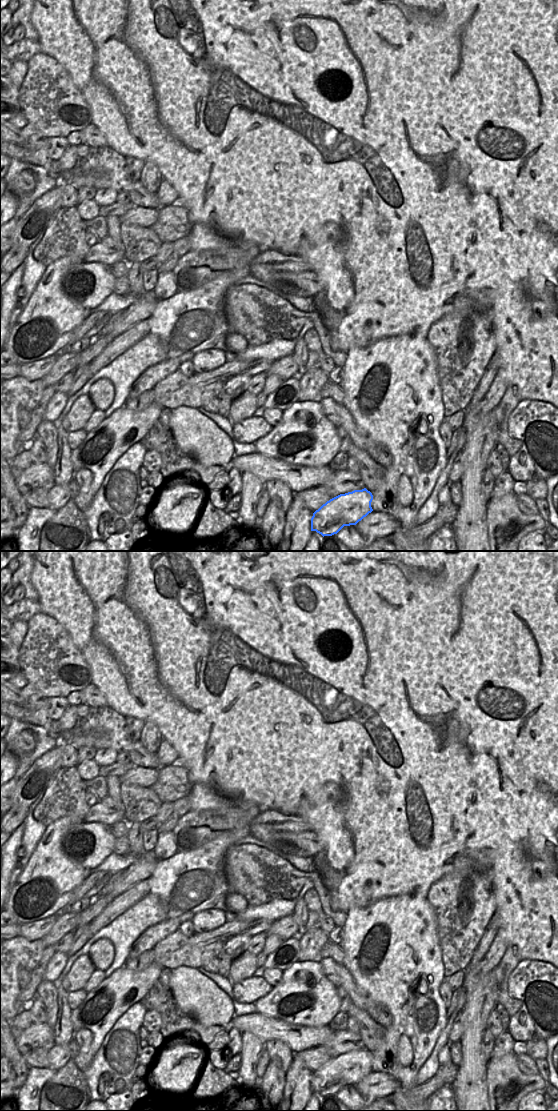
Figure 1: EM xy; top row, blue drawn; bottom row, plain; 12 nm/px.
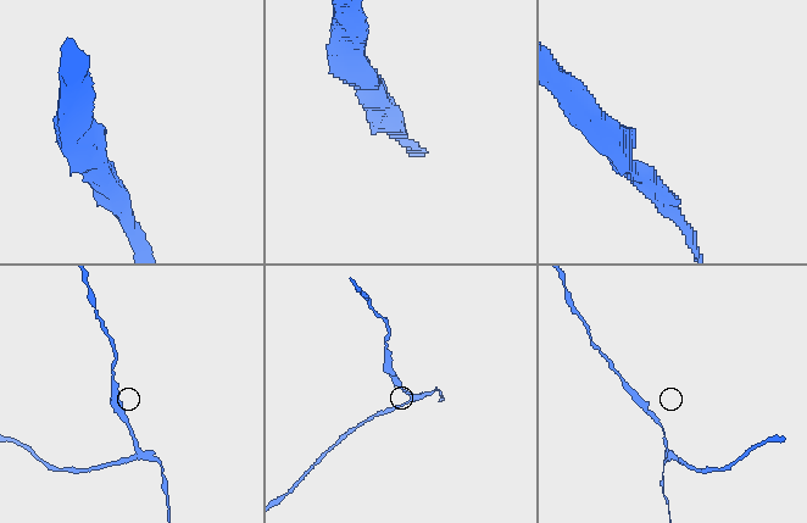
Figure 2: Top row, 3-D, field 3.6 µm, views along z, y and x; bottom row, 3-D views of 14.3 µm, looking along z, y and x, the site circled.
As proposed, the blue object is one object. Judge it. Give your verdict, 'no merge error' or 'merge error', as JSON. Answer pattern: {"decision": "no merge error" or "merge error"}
{"decision": "merge error"}

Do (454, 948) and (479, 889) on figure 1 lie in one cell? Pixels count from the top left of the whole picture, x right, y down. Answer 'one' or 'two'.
one

